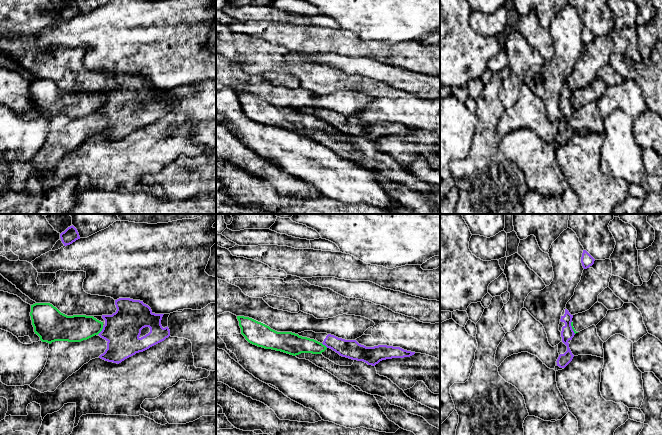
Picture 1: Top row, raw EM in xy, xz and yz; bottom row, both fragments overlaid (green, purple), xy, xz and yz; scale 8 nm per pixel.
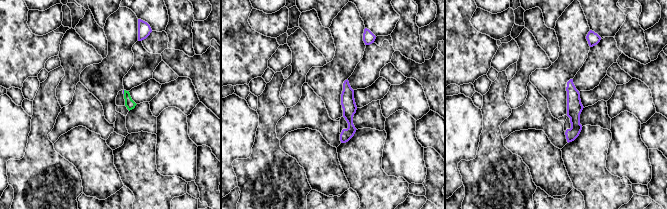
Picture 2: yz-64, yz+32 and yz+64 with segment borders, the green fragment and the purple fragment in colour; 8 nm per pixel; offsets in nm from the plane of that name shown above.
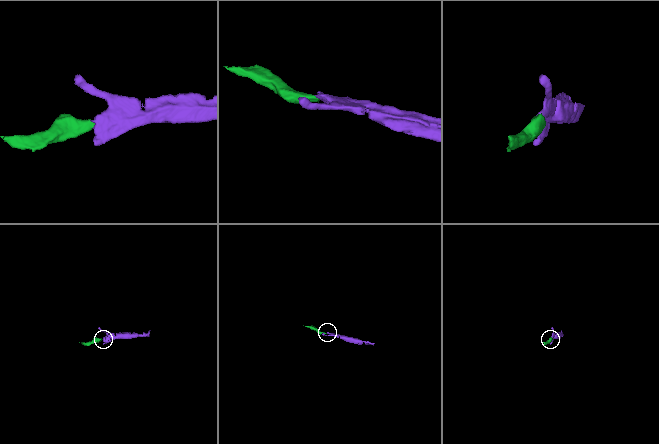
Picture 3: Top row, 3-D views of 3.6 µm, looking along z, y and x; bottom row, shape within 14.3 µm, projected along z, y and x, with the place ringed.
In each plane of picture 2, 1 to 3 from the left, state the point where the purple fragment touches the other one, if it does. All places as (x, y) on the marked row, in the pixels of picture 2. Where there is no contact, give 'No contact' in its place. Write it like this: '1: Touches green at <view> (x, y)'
1: Touches green at yz-64 (124, 92)
2: No contact
3: No contact

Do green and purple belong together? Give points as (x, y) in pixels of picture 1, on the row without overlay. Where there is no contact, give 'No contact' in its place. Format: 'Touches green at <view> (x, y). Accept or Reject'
Touches green at xy (101, 106). Reject

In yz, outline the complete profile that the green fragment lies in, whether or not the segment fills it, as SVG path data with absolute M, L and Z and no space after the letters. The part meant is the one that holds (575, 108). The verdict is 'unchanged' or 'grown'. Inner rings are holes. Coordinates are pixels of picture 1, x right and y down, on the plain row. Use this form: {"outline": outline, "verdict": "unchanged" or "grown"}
{"outline": "M595 79L589 86L573 91L571 102L578 109L592 101L597 101L607 90L608 85L602 79Z", "verdict": "grown"}

